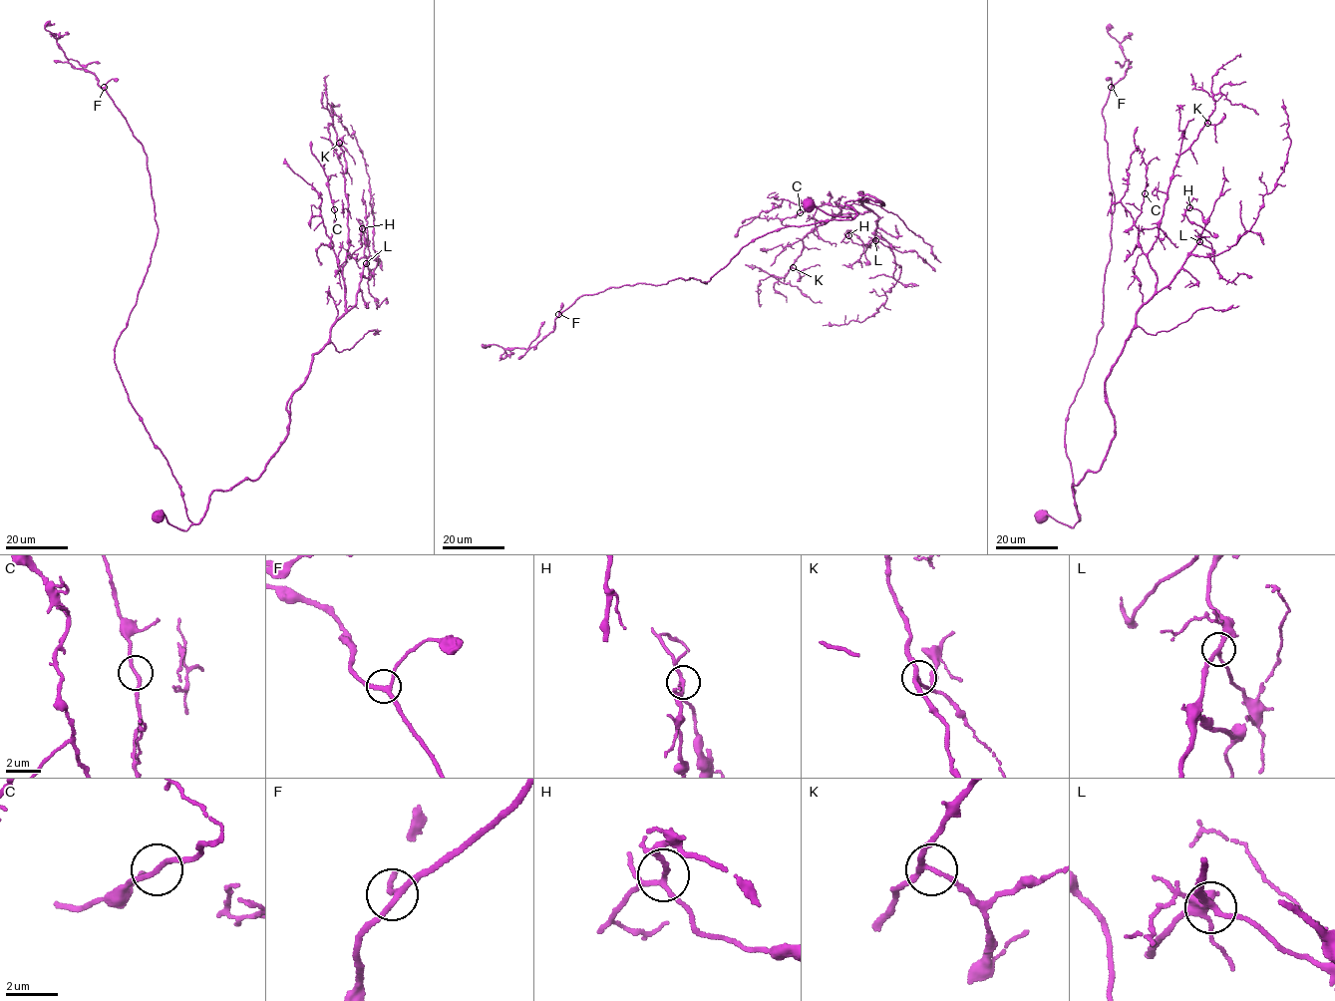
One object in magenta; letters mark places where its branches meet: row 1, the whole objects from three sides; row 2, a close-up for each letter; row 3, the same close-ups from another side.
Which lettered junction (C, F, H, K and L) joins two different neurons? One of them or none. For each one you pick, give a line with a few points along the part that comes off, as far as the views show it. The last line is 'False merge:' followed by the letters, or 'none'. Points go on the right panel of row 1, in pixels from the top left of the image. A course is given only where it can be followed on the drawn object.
C: course (1144, 193), (1147, 165), (1134, 142), (1138, 127)
False merge: C

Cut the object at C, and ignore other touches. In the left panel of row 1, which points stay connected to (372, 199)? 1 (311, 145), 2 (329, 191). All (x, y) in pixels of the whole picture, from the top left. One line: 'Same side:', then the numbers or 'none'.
Same side: none

